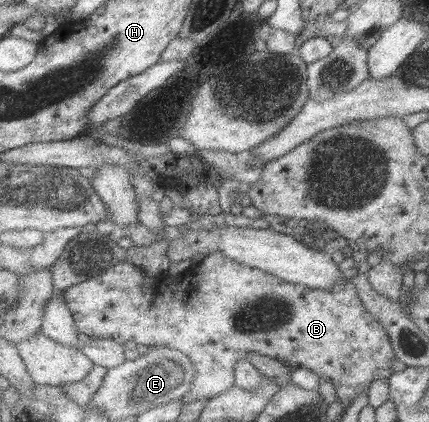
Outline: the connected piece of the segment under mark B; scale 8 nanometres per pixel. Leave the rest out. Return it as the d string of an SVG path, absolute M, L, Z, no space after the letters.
M214 253L199 263L193 263L177 277L177 283L165 283L165 287L149 287L143 291L141 268L125 259L119 260L103 275L66 290L66 302L83 334L93 338L111 338L122 344L134 341L149 348L172 347L186 353L197 370L193 387L183 398L187 405L195 401L205 403L231 390L236 385L236 365L247 360L250 353L262 353L288 367L304 367L330 379L342 402L355 401L363 391L370 389L373 381L390 379L395 373L393 363L396 353L391 338L378 318L367 311L351 279L331 289L311 288L243 265L224 253Z

